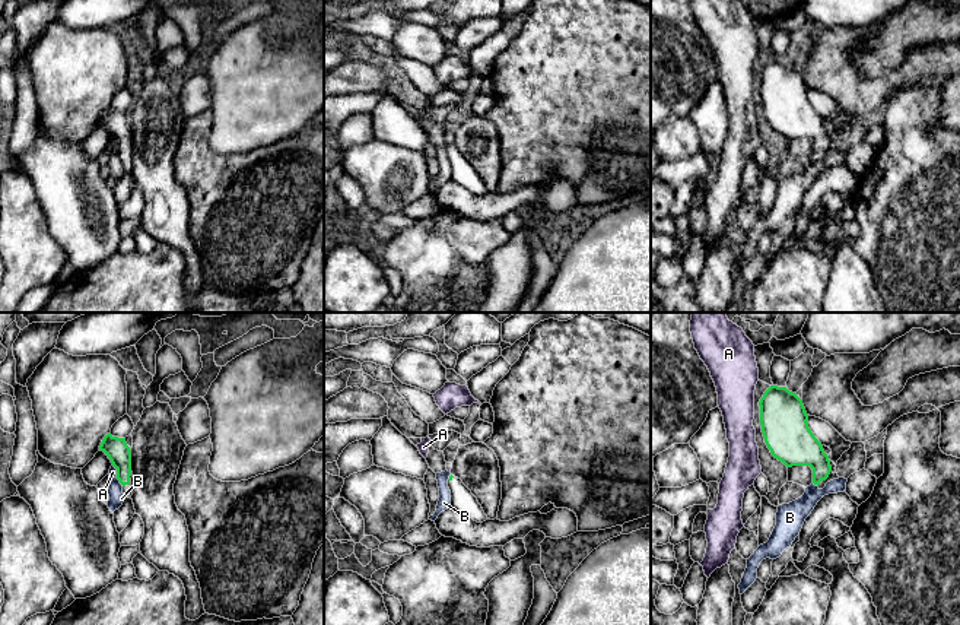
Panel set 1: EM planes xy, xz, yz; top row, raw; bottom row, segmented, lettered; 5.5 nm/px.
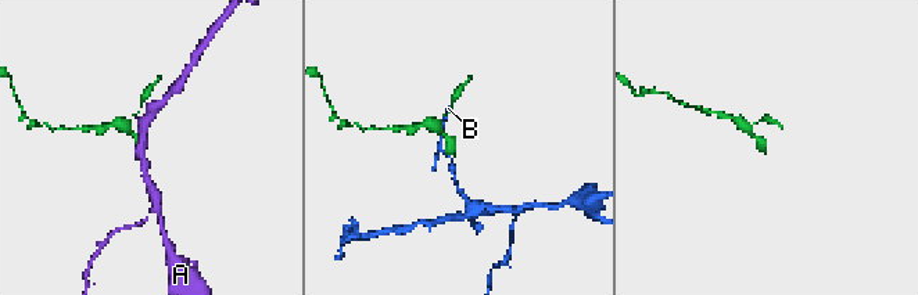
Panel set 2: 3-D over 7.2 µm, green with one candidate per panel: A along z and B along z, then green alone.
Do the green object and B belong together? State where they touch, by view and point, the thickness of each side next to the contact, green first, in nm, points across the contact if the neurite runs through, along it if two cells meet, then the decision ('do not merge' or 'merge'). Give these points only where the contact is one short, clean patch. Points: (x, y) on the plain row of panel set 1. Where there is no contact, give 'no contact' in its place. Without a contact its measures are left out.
contact xy (120, 155); calibres 130 and 80 nm; border xy (115, 151), (123, 158); do not merge

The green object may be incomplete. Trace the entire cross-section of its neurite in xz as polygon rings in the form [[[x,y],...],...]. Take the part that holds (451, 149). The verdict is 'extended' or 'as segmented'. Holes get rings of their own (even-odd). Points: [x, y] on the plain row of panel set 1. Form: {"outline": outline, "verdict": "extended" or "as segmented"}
{"outline": [[[451,147],[448,152],[448,161],[451,164],[451,181],[468,188],[477,196],[489,193],[477,171],[461,152]]], "verdict": "extended"}

